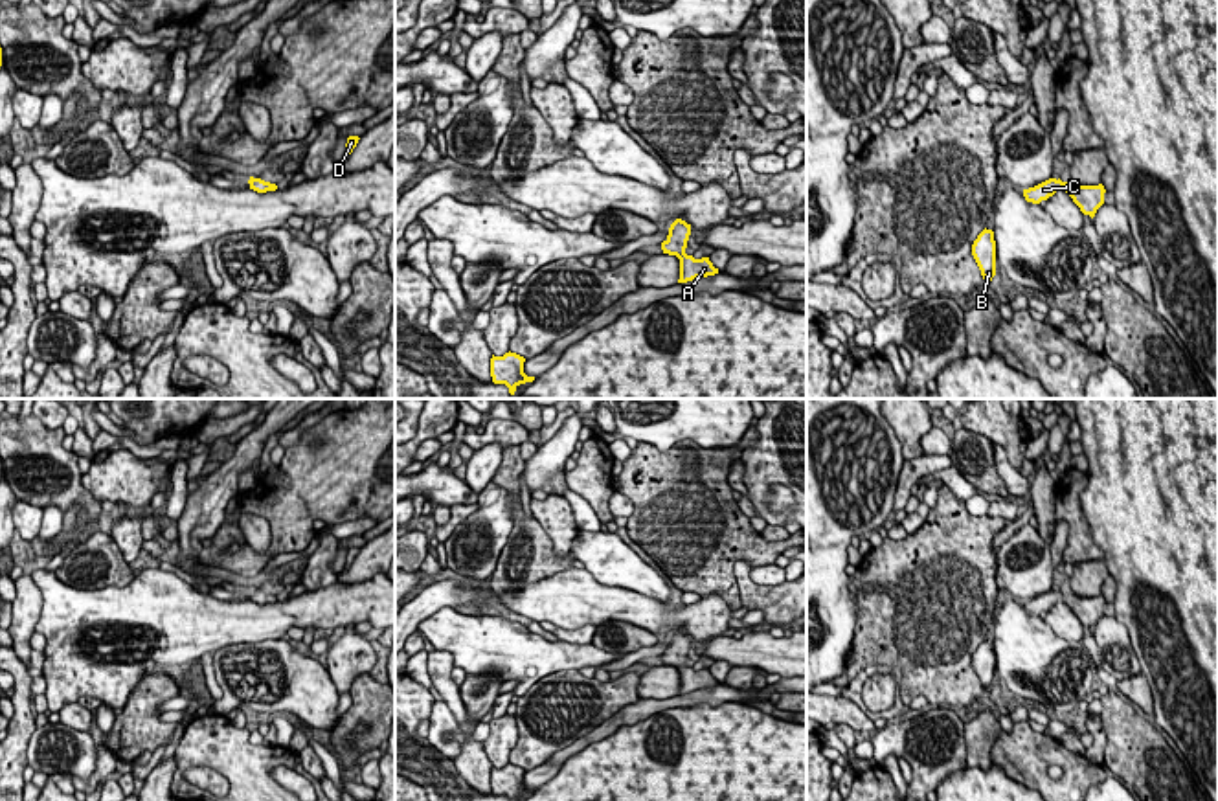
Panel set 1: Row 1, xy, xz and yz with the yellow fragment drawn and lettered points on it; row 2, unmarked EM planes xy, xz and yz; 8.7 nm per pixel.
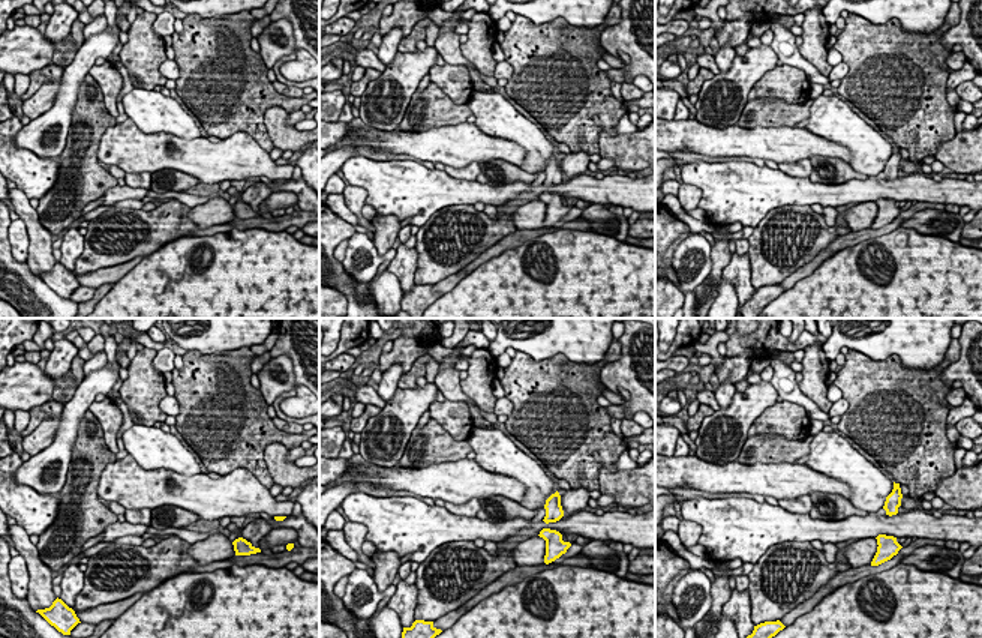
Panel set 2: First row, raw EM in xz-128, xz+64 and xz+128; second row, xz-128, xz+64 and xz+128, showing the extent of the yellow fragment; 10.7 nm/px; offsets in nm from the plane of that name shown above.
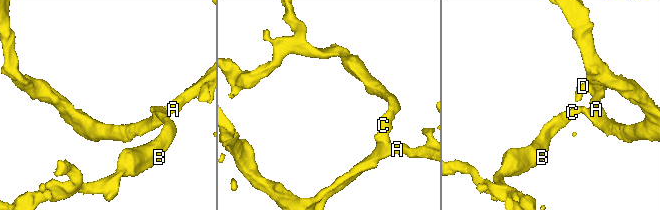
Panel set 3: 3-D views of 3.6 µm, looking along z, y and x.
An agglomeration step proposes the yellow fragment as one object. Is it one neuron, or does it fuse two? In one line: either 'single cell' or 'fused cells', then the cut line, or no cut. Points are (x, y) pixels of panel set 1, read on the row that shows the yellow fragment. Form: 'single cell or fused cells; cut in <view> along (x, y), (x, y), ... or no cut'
single cell; no cut

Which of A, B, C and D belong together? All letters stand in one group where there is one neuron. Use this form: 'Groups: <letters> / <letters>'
Groups: A B C D

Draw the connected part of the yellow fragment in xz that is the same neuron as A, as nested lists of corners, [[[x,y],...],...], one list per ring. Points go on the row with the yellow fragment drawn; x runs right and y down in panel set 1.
[[[676,219],[667,239],[661,243],[663,254],[676,255],[680,259],[680,279],[678,283],[687,283],[696,277],[707,277],[718,274],[718,268],[713,266],[709,257],[694,259],[685,254],[687,241],[691,235],[691,224],[682,219]]]

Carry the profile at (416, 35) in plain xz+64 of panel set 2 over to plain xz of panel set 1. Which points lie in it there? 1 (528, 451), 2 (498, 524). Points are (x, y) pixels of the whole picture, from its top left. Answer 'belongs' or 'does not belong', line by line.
1: does not belong
2: does not belong

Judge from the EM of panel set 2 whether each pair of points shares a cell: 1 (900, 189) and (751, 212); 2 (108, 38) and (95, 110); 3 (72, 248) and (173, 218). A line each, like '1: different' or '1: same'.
1: same
2: different
3: different

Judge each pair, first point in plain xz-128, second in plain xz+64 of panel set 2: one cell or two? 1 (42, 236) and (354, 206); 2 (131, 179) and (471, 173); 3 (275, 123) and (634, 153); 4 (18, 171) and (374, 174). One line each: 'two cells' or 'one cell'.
1: one cell
2: one cell
3: one cell
4: one cell

